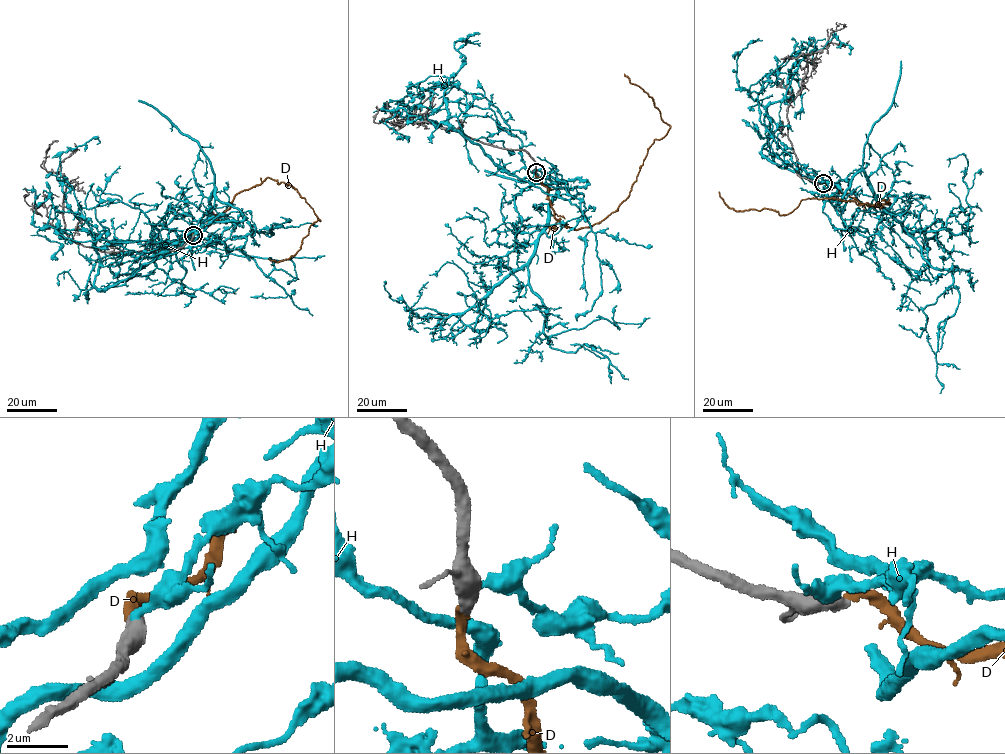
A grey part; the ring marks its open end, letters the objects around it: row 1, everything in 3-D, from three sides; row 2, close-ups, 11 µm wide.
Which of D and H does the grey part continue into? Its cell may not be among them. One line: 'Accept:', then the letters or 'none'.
Accept: D

